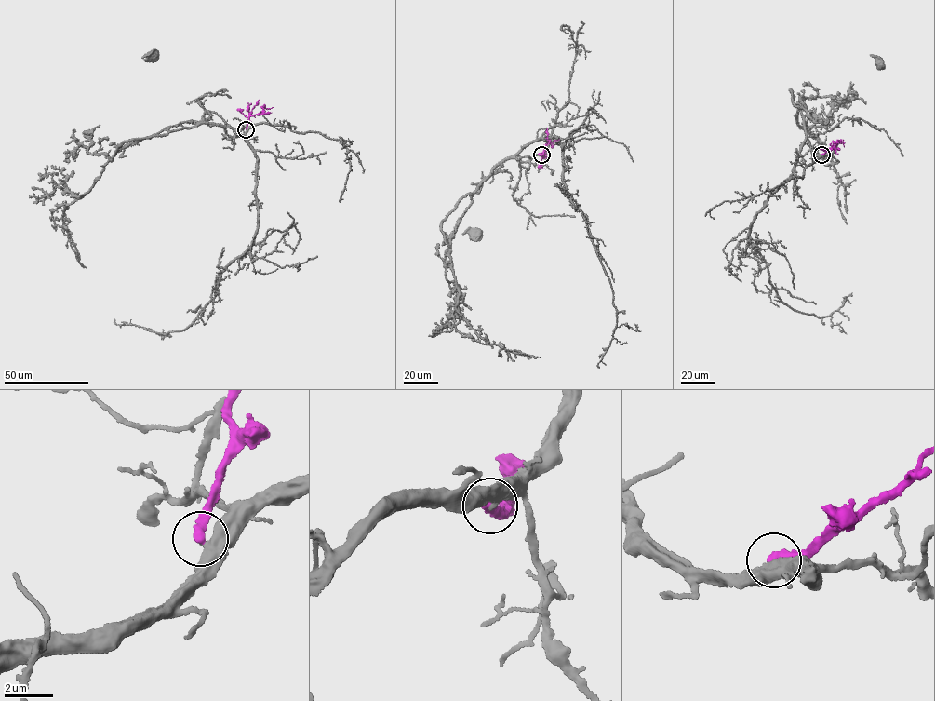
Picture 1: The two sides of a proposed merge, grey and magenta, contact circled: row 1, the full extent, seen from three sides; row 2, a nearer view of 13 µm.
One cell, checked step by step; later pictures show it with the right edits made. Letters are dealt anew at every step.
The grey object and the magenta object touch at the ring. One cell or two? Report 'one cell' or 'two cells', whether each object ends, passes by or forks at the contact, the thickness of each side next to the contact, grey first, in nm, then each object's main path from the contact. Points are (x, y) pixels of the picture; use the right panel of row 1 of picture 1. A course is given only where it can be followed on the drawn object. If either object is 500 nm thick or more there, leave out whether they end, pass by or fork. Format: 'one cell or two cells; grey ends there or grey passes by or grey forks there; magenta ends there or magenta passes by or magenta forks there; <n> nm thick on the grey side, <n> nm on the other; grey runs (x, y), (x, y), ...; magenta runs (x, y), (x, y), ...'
two cells; 500 nm thick on the grey side, 360 nm on the other; grey runs (821, 155), (811, 152), (807, 134), (818, 135), (834, 128), (843, 119), (852, 117), (881, 64), (880, 61); magenta runs (821, 155), (831, 148), (837, 154)

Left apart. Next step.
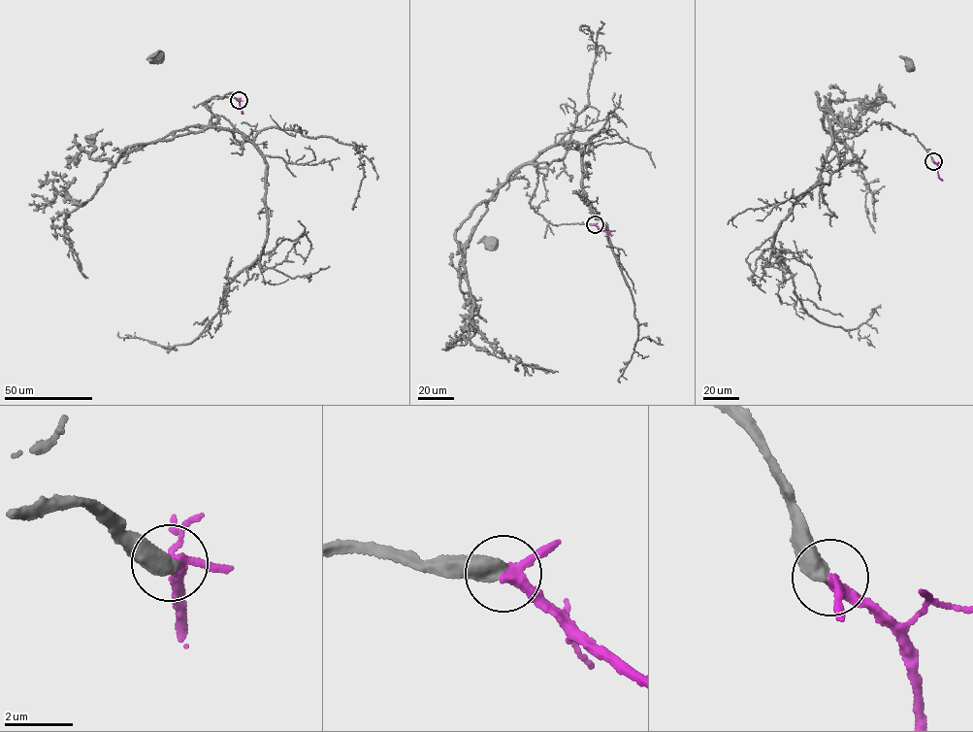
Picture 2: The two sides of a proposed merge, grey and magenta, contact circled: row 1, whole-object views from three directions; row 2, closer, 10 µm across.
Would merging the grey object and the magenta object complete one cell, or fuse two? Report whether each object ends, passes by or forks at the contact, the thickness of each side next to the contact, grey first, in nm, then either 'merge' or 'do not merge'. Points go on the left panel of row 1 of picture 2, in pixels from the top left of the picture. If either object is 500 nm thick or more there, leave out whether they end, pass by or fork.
500/280 nm | merge

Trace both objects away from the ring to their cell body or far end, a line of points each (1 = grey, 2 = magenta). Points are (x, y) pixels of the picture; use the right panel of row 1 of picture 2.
1: (933, 161), (912, 133), (881, 121), (911, 66), (910, 63)
2: (933, 161), (942, 181)

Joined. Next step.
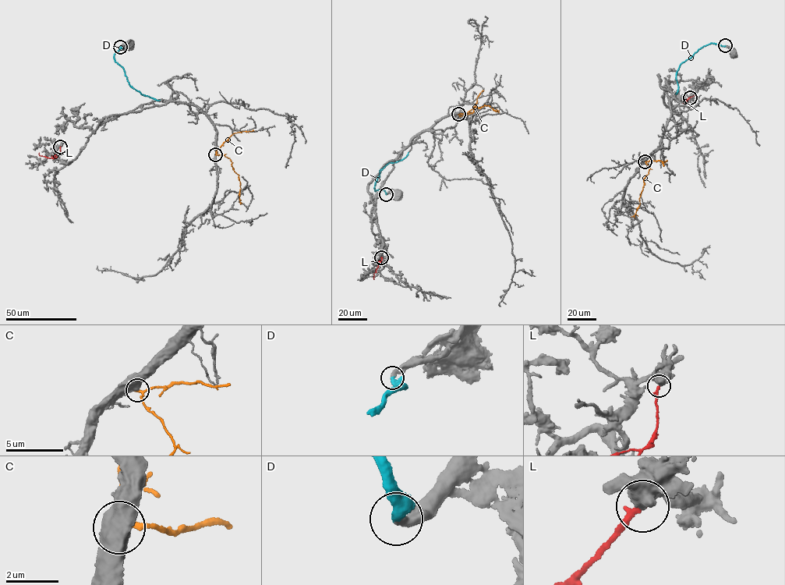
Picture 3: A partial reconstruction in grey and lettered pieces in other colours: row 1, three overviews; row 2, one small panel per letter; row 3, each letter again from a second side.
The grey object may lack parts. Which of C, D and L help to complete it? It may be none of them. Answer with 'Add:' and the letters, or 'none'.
Add: D

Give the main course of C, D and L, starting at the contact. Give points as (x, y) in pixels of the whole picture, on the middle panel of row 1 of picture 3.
C: (457, 114), (484, 104), (496, 111), (496, 109)
D: (386, 194), (383, 190), (375, 190), (380, 170), (390, 162), (403, 158), (408, 152)
L: (381, 257), (373, 278)

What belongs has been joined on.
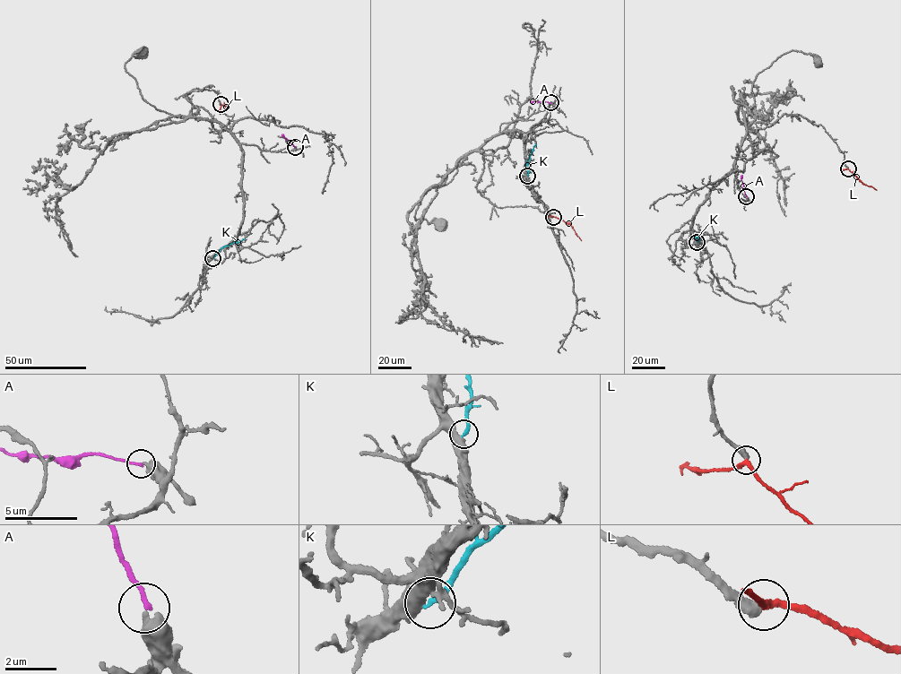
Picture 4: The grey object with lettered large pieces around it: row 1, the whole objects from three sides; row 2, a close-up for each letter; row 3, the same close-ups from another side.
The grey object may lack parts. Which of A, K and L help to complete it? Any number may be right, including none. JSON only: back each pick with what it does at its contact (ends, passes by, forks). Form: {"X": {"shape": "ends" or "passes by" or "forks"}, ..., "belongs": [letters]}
{"A": {"shape": "ends"}, "L": {"shape": "passes by"}, "belongs": ["A", "L"]}

